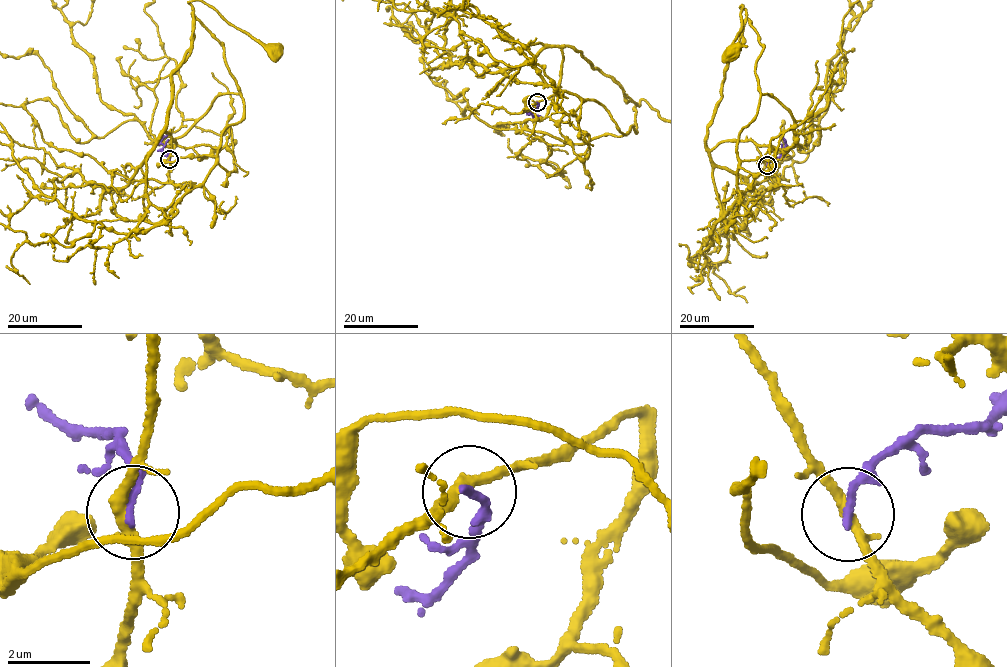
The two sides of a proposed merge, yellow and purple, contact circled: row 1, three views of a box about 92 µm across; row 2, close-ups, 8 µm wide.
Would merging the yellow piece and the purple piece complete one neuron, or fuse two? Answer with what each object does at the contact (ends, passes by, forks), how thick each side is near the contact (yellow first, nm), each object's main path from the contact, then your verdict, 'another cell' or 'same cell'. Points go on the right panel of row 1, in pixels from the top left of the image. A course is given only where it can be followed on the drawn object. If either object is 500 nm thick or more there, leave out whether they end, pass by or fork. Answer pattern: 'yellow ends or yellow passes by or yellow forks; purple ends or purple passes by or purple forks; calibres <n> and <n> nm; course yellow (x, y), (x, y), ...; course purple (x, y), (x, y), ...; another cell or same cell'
yellow passes by; purple ends; calibres 280 and 200 nm; course yellow (767, 165), (749, 140), (707, 147), (707, 125), (746, 17), (742, 5), (733, 52); course purple (767, 165), (772, 159), (780, 157), (785, 143), (782, 137); another cell

